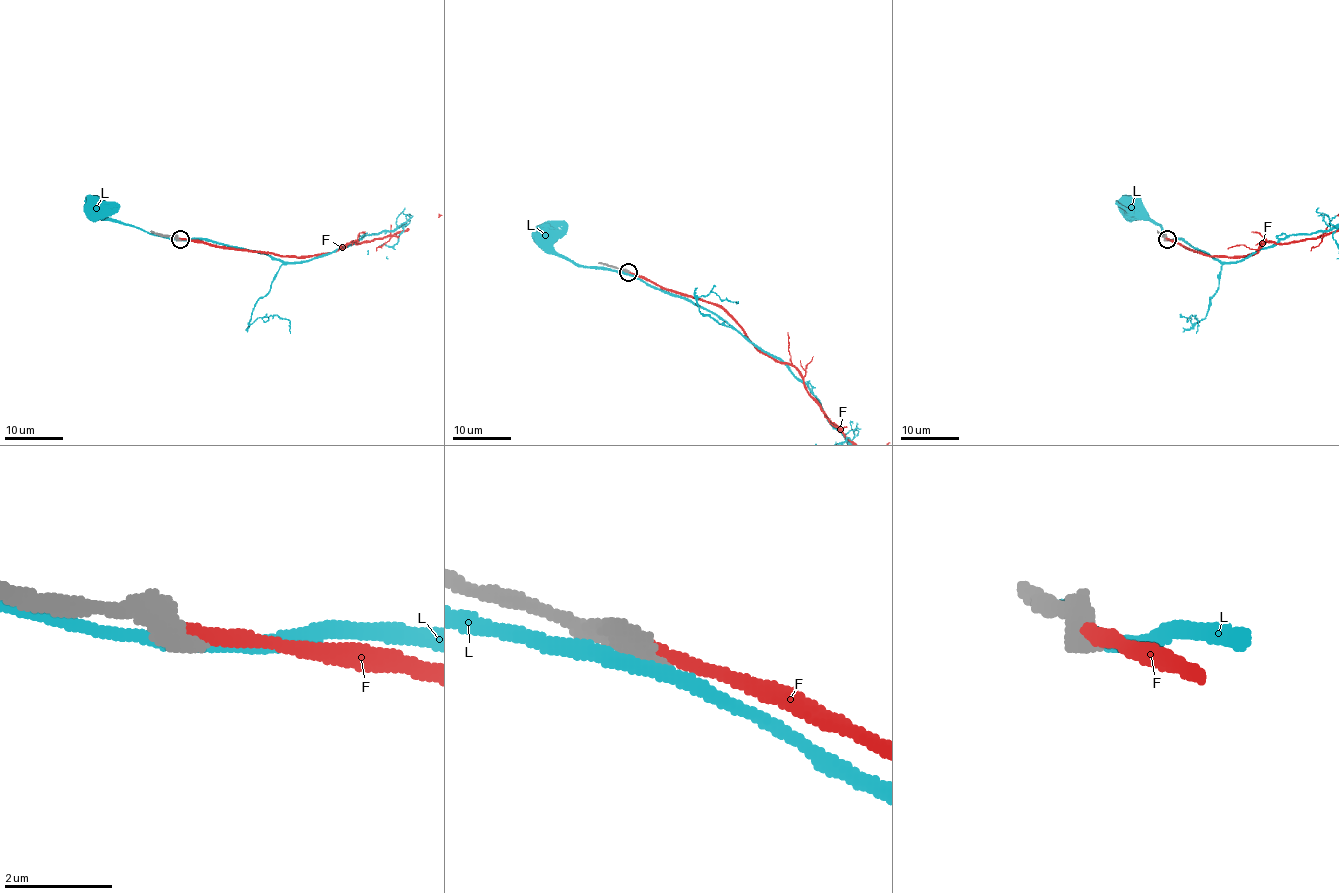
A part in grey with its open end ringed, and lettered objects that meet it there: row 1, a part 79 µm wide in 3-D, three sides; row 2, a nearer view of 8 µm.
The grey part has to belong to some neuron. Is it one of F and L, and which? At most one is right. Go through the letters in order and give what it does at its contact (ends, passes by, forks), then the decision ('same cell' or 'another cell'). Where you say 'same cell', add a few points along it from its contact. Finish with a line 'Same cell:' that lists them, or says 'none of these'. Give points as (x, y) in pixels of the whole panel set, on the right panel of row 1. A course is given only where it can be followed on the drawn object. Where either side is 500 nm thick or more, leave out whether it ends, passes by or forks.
F: same cell
L: another cell
Same cell: F

